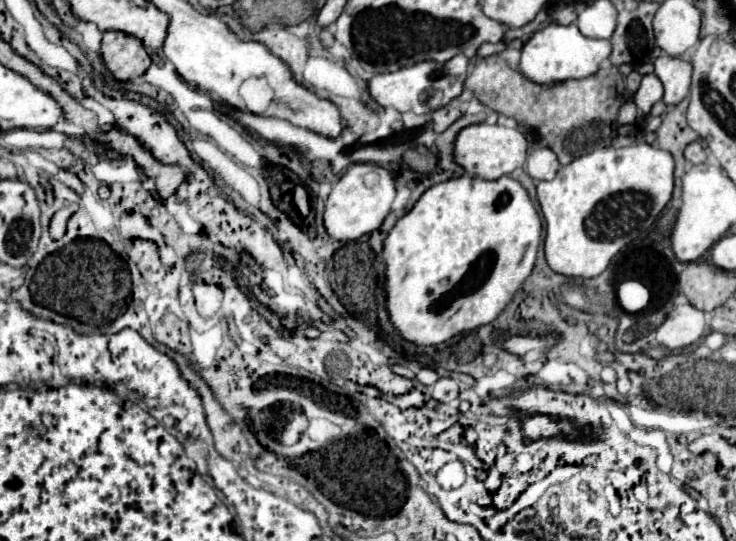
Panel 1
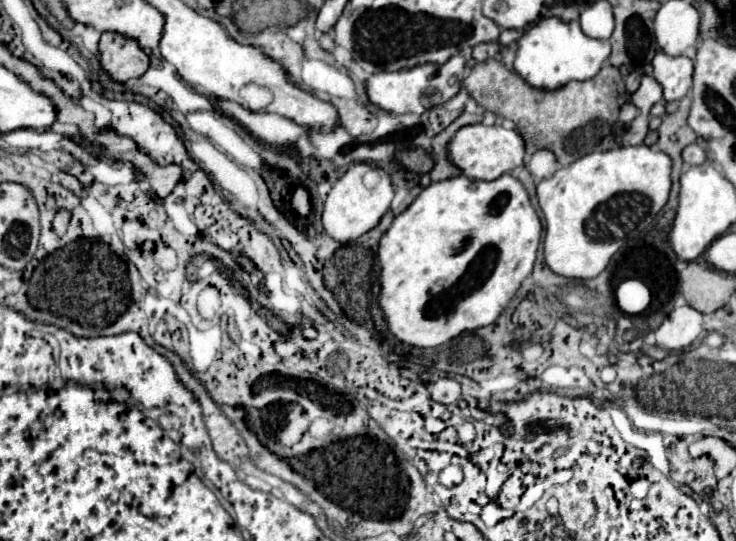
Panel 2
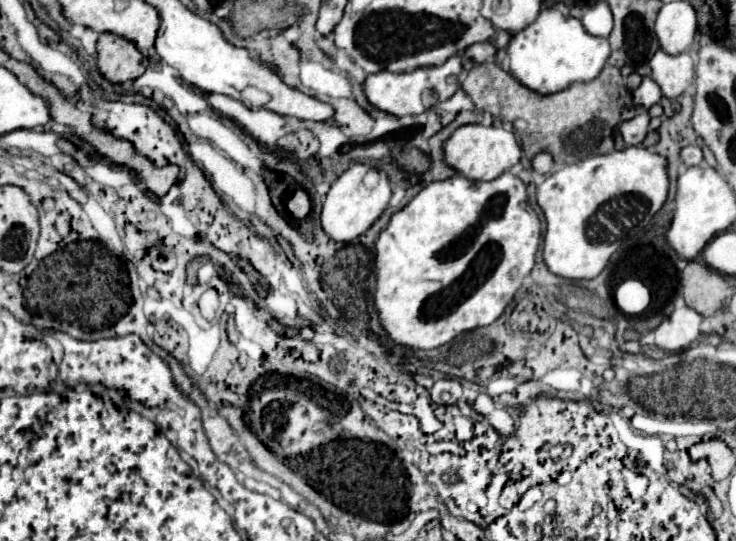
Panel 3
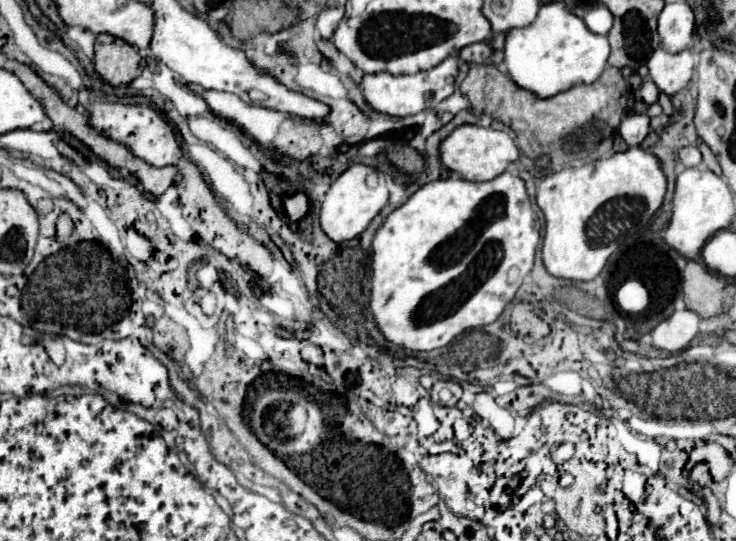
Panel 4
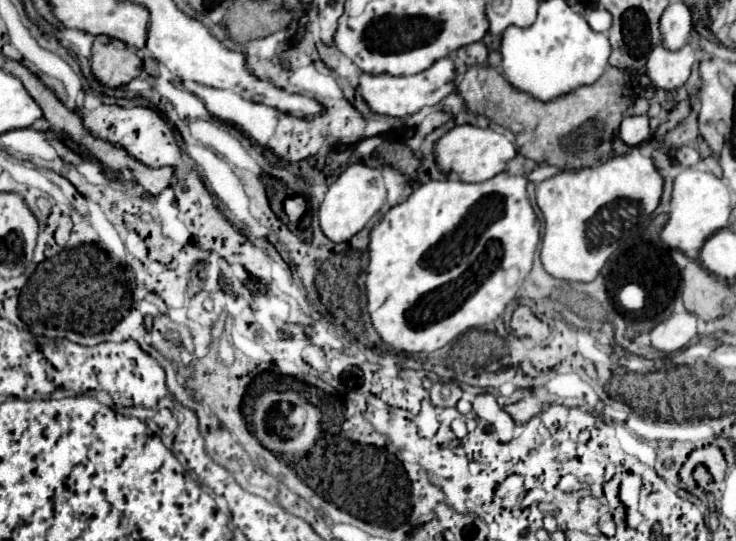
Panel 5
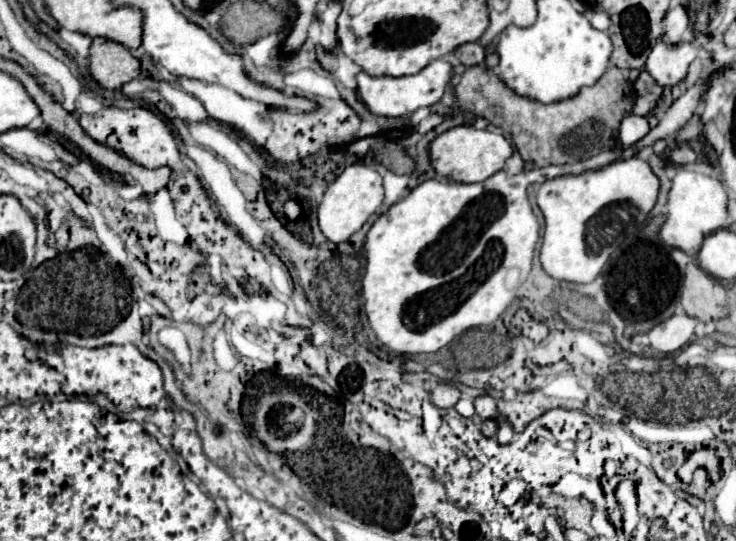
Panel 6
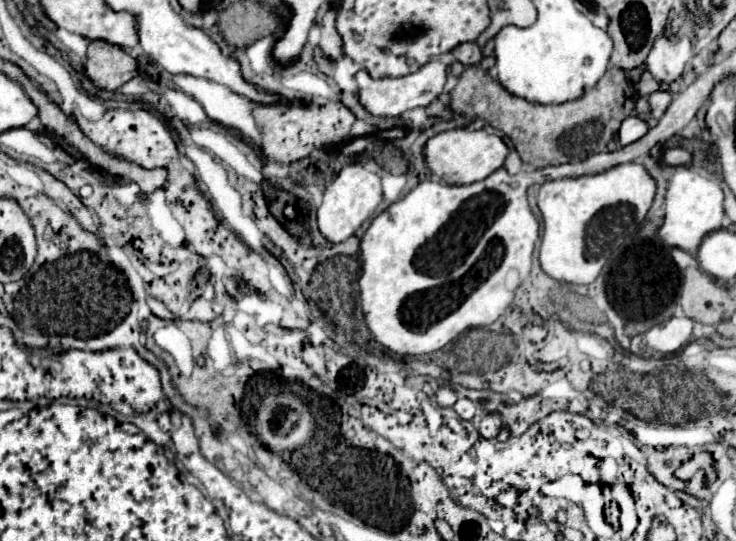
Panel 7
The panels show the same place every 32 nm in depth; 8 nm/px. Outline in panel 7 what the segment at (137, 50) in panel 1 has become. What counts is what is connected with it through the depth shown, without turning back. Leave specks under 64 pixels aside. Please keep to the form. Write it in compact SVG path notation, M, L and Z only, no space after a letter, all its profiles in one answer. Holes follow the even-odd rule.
M104 40L90 42L84 72L96 88L114 92L138 74L136 68L136 60L122 48L104 44Z

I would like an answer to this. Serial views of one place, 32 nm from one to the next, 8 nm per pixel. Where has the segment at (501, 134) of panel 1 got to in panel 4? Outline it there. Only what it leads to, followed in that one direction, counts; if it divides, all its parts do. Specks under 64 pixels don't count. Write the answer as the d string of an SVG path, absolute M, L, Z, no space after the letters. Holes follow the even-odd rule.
M464 124L454 128L438 146L440 150L440 162L446 170L456 172L468 182L486 182L496 176L500 176L508 164L516 162L520 156L520 150L516 148L514 138L508 132L500 132L494 128L482 128L482 126L472 126Z

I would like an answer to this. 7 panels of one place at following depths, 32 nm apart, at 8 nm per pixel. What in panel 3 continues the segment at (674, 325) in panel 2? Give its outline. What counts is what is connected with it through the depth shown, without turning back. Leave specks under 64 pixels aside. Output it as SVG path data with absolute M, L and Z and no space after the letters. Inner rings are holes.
M676 308L656 330L654 342L666 352L682 352L700 338L702 316L692 308Z

